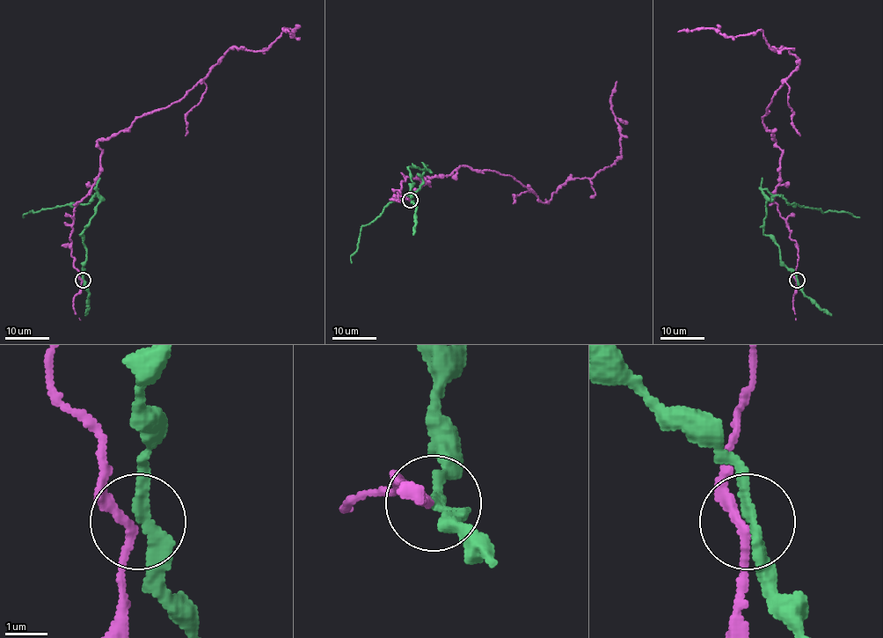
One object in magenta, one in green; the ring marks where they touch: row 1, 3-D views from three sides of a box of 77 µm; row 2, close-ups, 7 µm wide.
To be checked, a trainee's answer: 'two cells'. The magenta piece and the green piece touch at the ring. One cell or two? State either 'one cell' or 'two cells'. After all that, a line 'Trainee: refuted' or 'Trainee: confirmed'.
two cells
Trainee: confirmed

